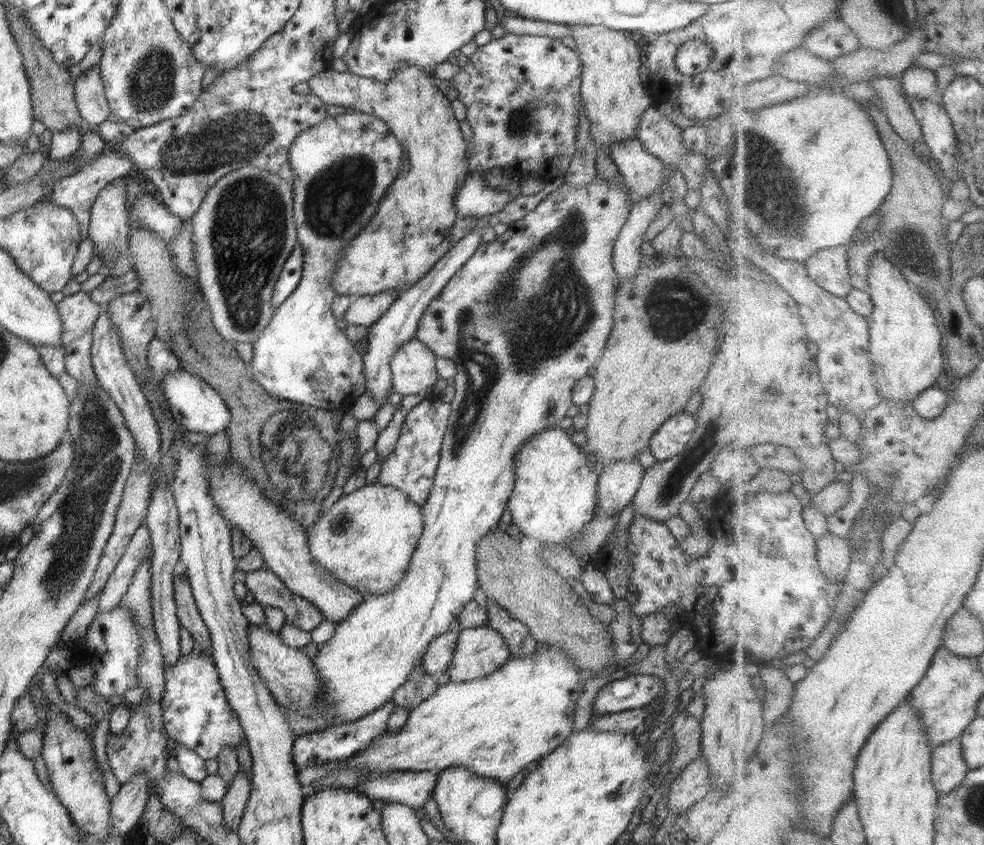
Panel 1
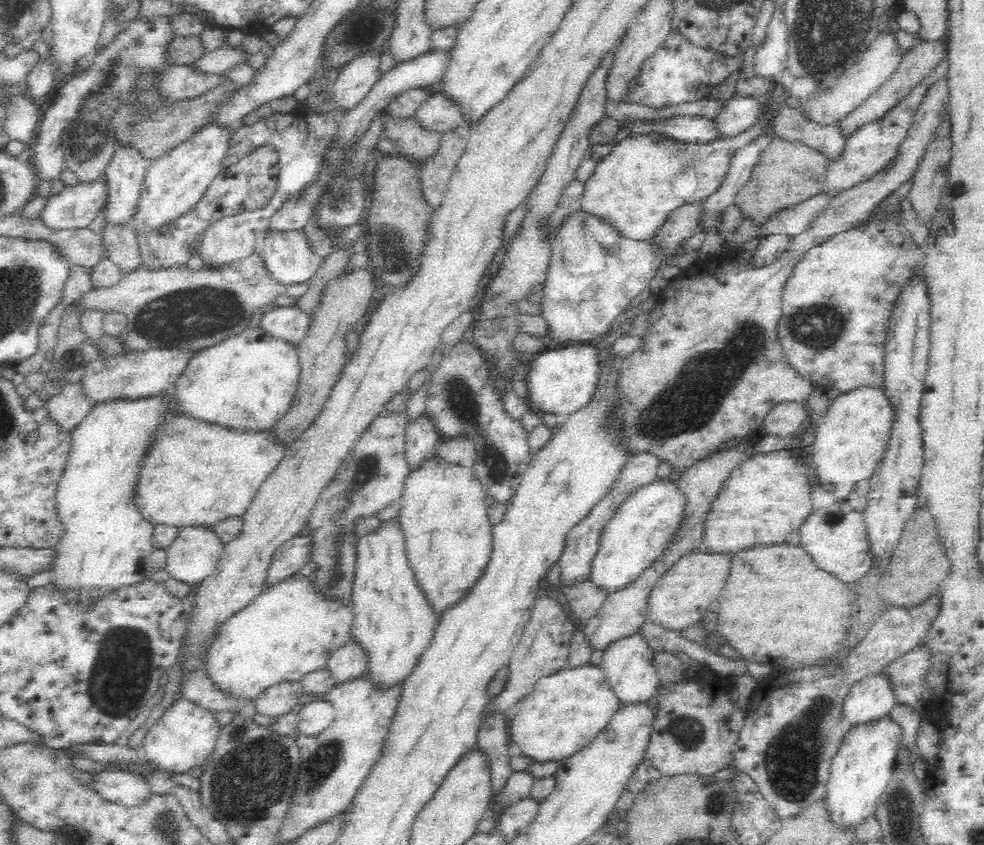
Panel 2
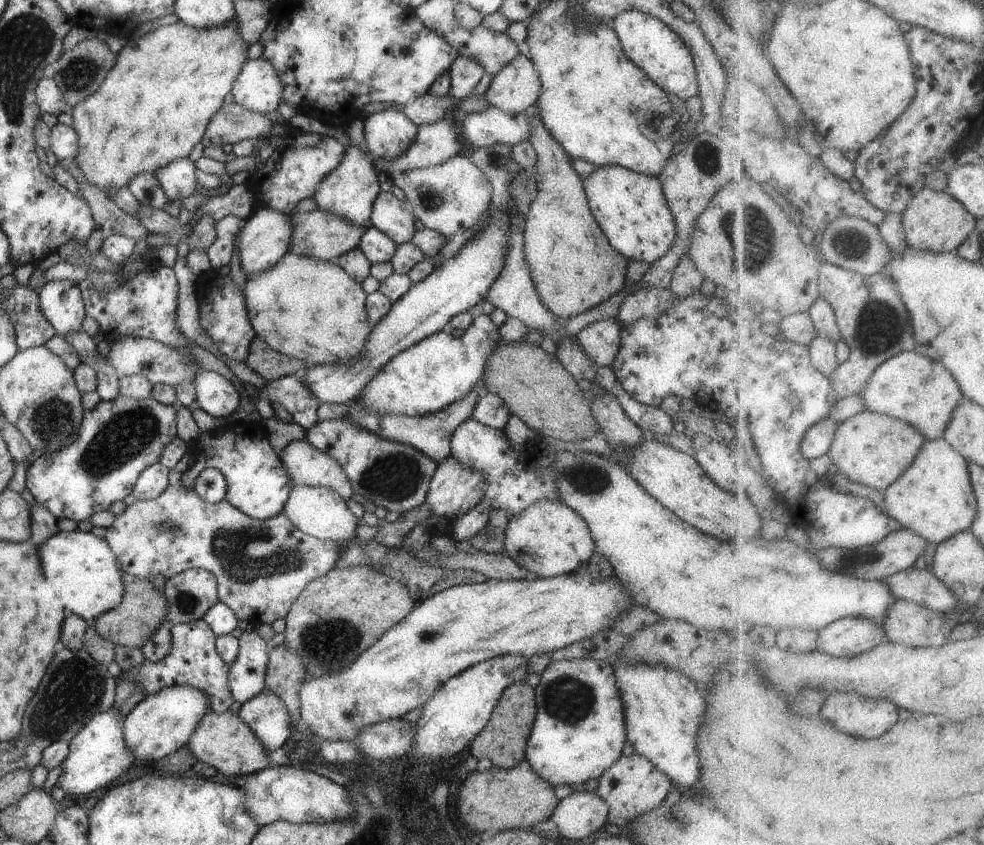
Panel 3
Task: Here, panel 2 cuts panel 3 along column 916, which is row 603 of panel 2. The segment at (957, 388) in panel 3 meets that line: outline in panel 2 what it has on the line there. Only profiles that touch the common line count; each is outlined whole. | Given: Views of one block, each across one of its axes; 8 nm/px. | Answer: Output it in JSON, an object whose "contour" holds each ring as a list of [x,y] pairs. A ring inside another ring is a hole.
{"contour":[[[396,519],[384,522],[382,529],[363,536],[359,540],[357,553],[357,567],[350,602],[352,609],[350,640],[366,653],[366,670],[360,677],[368,679],[370,686],[383,693],[401,685],[410,676],[418,664],[418,659],[432,642],[437,622],[432,609],[426,603],[426,597],[416,584],[415,574],[407,563],[404,537],[396,524]]]}

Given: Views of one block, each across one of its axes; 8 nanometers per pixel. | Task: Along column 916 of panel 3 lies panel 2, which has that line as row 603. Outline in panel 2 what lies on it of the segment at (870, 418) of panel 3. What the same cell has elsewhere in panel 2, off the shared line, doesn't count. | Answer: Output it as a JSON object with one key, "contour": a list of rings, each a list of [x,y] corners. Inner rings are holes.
{"contour":[[[434,458],[428,459],[418,470],[410,471],[406,477],[405,491],[399,499],[401,512],[396,518],[396,524],[404,537],[407,563],[437,623],[446,611],[468,596],[492,558],[494,524],[488,516],[486,495],[487,488],[475,477],[473,467],[444,465],[436,463]]]}

